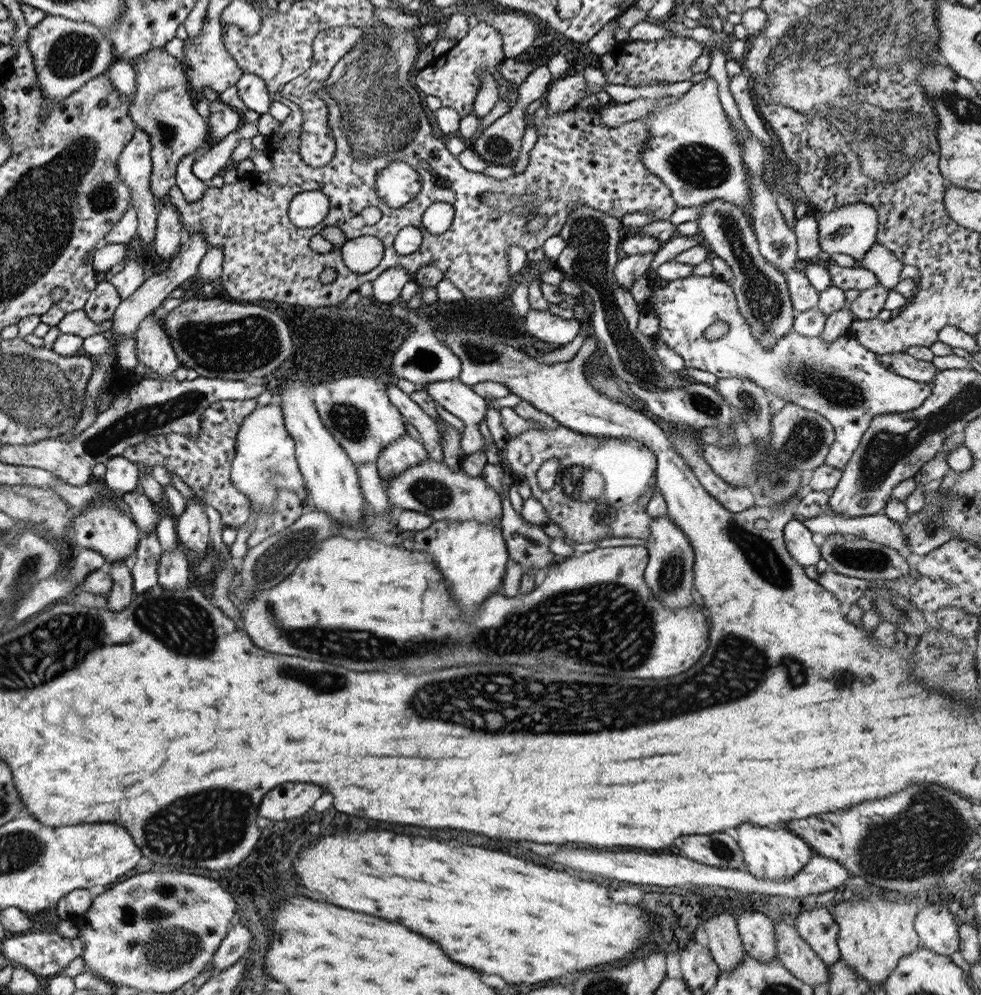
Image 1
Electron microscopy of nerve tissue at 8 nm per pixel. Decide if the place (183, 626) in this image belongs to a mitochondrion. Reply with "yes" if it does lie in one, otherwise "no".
yes

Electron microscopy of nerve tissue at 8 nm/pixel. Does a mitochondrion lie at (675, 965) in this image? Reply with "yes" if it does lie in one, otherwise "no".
no

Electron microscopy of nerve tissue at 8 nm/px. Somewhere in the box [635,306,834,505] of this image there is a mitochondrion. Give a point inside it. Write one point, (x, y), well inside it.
(806, 438)

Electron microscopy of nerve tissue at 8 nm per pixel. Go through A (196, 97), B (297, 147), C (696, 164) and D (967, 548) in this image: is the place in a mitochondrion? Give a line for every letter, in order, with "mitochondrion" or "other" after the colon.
A: other
B: other
C: mitochondrion
D: other

